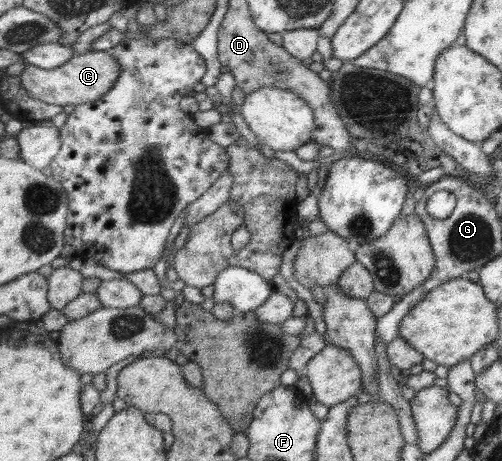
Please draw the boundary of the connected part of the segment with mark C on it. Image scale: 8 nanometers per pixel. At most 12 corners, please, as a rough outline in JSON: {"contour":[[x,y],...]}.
{"contour":[[107,51],[51,70],[26,64],[29,96],[64,107],[102,97],[121,65]]}

